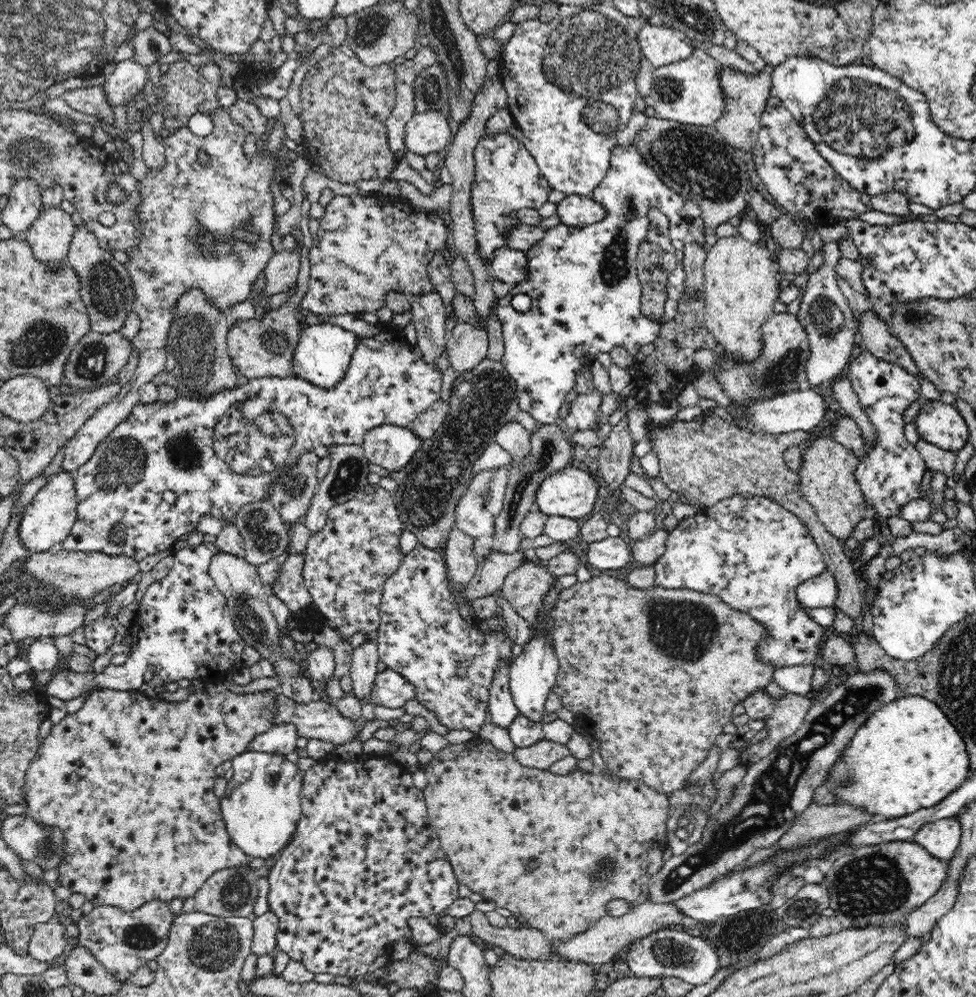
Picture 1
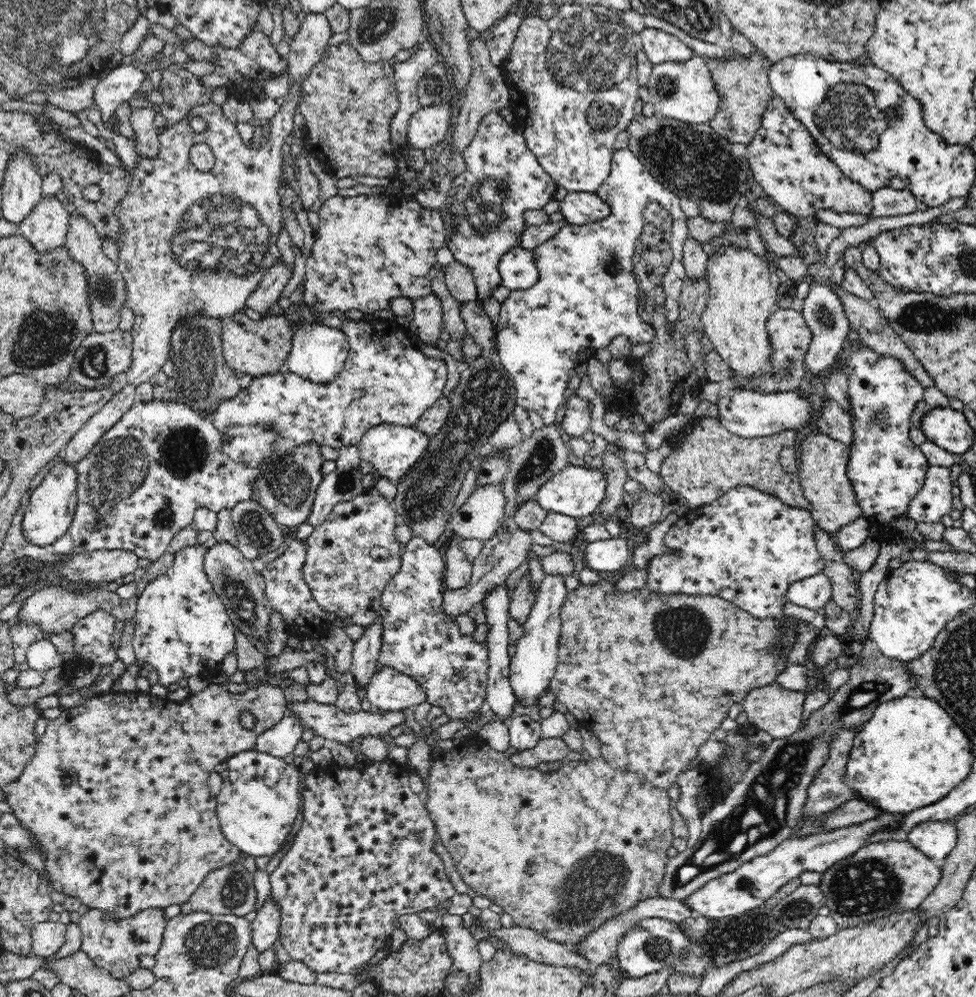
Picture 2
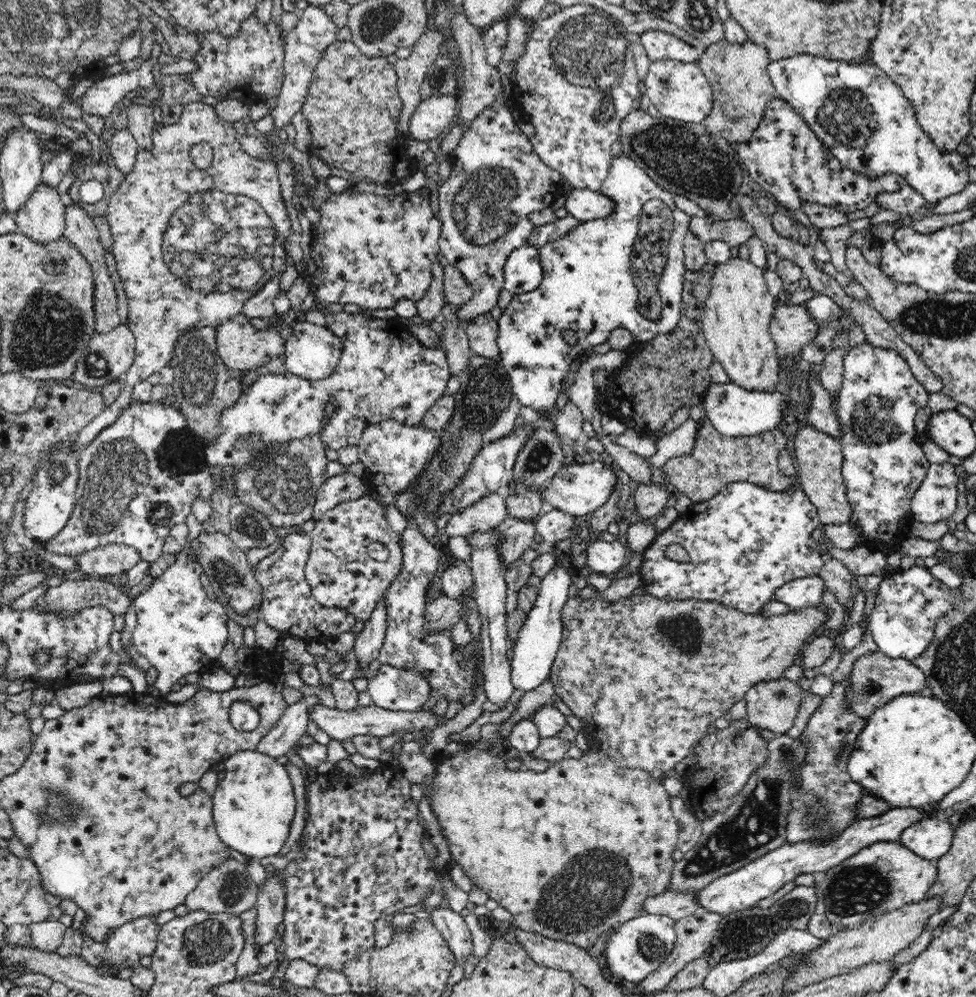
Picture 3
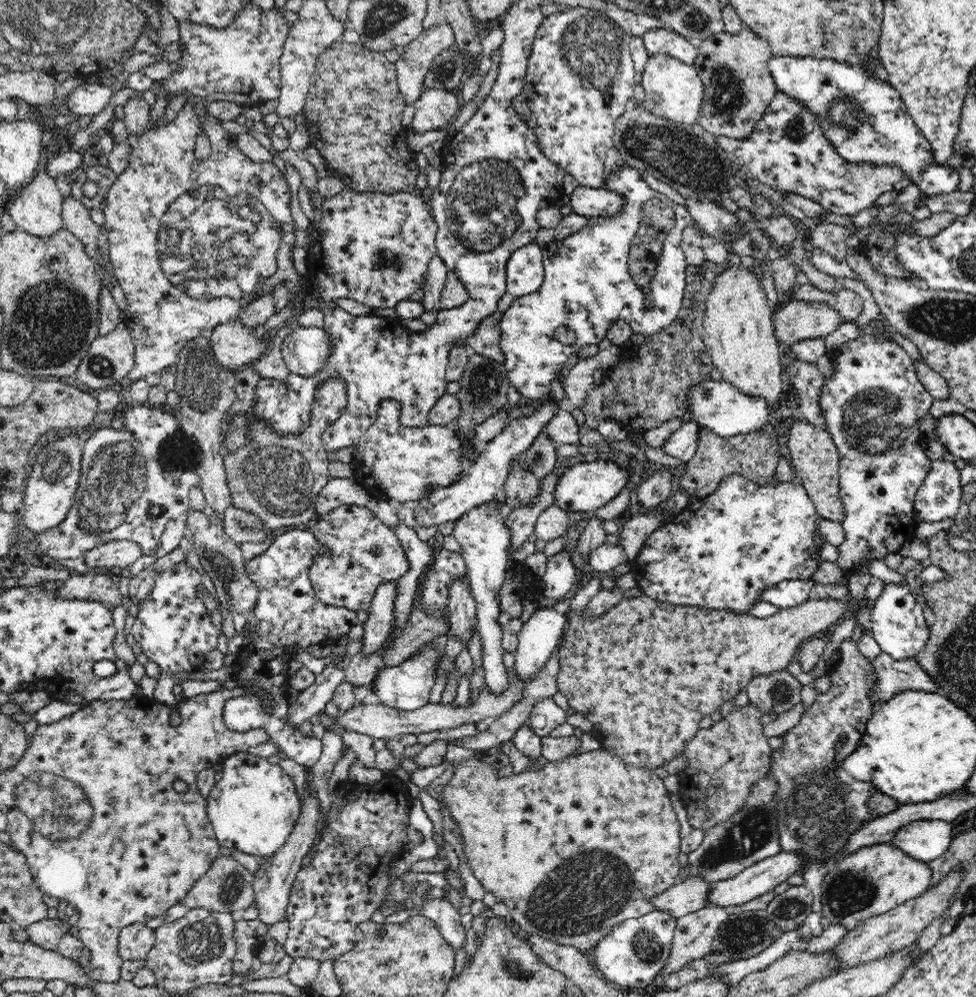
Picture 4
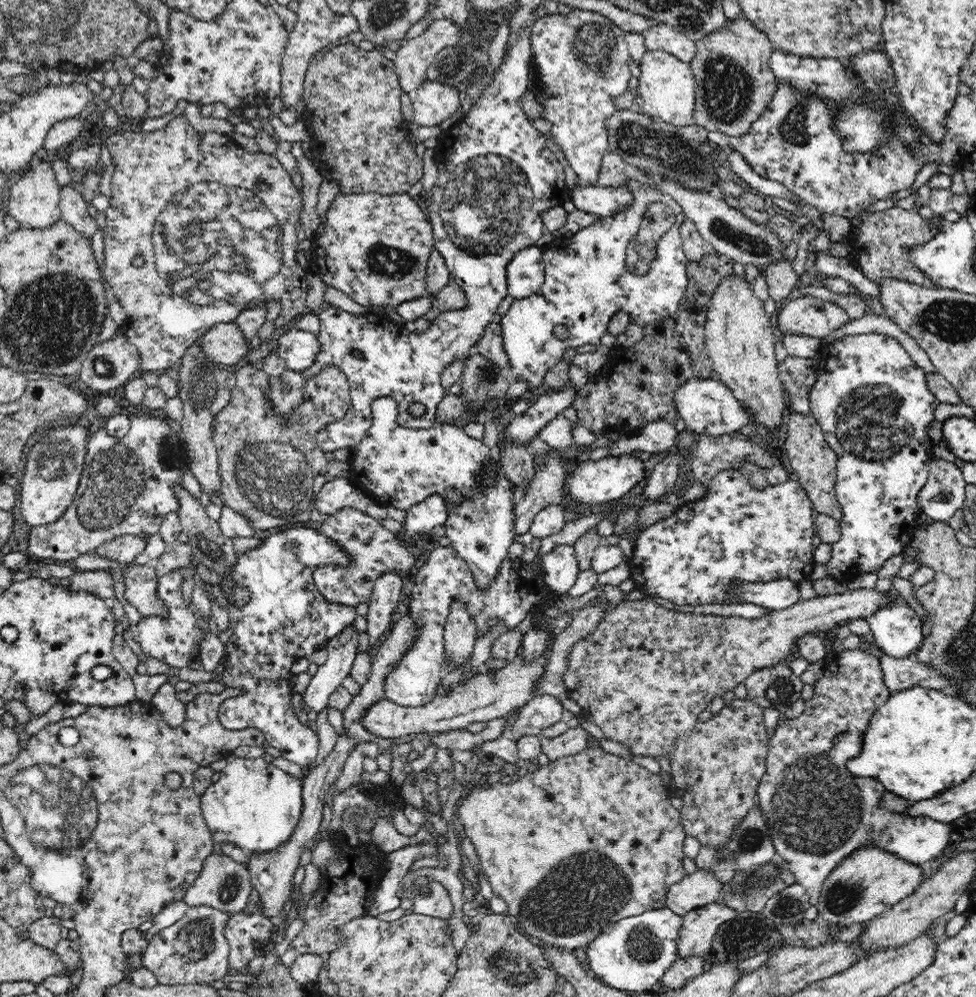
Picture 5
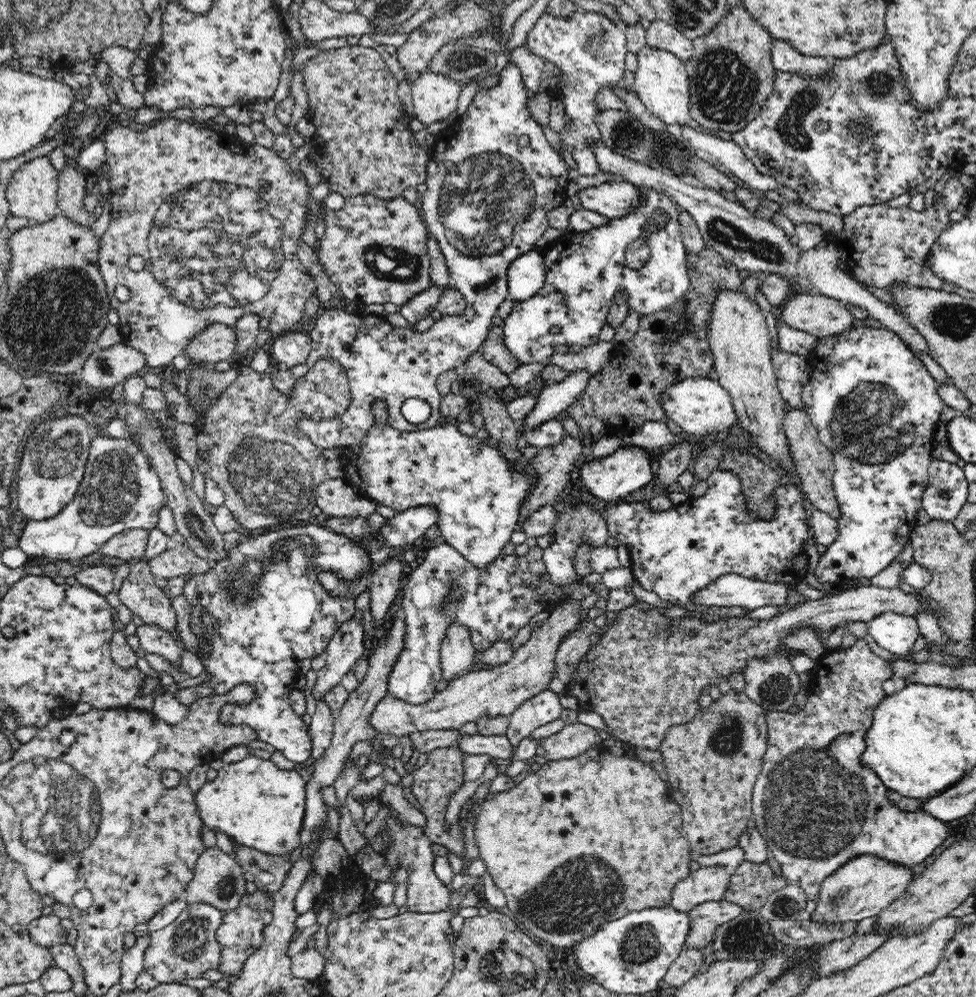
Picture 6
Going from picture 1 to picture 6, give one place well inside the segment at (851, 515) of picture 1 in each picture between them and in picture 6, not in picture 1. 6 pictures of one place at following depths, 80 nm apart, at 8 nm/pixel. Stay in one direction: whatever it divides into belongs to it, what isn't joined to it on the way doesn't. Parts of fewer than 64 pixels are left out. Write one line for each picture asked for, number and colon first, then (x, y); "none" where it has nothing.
2: (822, 471)
3: (819, 456)
4: (815, 459)
5: (814, 462)
6: (813, 462)

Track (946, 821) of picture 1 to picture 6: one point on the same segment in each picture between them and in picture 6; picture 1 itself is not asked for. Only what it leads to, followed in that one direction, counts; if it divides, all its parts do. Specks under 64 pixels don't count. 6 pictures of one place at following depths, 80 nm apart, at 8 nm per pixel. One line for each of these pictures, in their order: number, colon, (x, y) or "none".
2: (936, 839)
3: (931, 838)
4: (925, 840)
5: (819, 813)
6: (817, 808)

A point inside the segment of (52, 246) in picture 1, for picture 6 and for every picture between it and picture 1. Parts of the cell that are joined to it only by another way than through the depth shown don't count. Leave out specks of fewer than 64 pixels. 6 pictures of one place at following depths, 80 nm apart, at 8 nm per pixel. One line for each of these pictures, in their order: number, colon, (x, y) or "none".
2: (45, 228)
3: (42, 219)
4: (37, 210)
5: (33, 199)
6: (32, 194)

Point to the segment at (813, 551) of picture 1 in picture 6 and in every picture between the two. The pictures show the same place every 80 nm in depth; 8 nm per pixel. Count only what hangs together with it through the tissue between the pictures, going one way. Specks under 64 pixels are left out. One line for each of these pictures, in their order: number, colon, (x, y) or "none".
2: (747, 547)
3: (744, 544)
4: (722, 551)
5: (735, 533)
6: (676, 553)

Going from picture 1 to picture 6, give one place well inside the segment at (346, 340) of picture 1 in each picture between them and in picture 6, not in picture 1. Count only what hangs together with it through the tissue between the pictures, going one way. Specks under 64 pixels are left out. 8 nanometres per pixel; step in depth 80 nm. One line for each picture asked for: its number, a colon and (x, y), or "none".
2: (319, 352)
3: (312, 352)
4: (307, 350)
5: (299, 349)
6: (290, 349)

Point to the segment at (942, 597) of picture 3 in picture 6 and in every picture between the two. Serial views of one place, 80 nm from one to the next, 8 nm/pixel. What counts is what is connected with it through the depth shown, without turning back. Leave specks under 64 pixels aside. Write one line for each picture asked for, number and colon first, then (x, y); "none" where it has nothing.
4: (898, 625)
5: (896, 628)
6: (894, 632)

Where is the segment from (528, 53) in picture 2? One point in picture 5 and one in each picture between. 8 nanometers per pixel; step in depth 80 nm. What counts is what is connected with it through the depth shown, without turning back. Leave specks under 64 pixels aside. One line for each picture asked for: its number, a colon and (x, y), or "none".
3: (576, 80)
4: (580, 76)
5: (581, 62)

